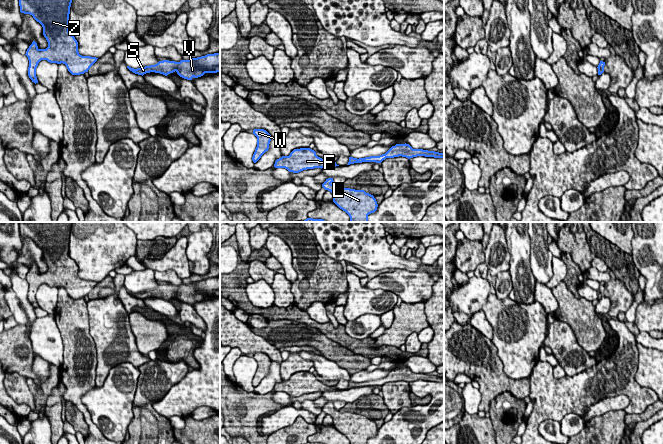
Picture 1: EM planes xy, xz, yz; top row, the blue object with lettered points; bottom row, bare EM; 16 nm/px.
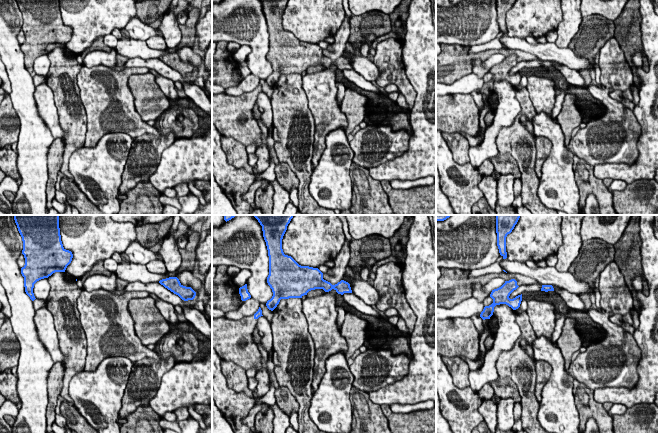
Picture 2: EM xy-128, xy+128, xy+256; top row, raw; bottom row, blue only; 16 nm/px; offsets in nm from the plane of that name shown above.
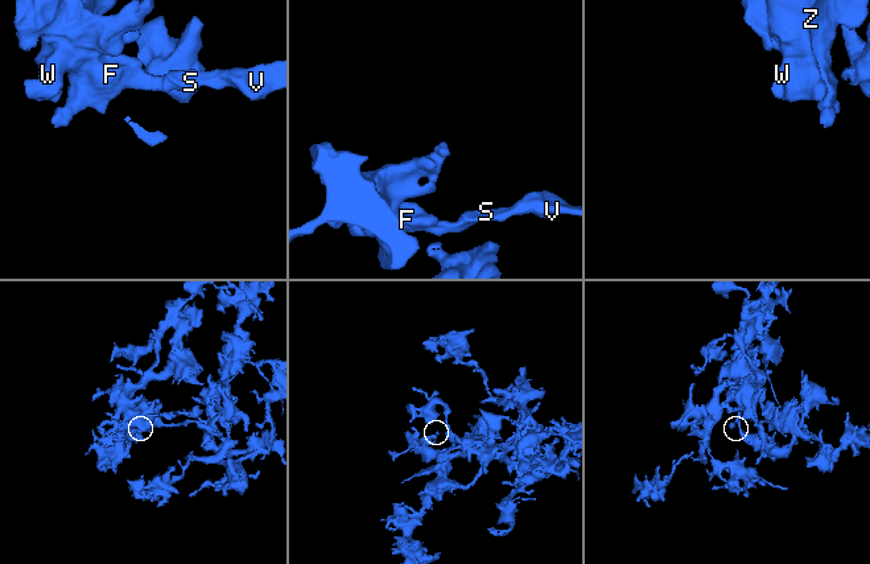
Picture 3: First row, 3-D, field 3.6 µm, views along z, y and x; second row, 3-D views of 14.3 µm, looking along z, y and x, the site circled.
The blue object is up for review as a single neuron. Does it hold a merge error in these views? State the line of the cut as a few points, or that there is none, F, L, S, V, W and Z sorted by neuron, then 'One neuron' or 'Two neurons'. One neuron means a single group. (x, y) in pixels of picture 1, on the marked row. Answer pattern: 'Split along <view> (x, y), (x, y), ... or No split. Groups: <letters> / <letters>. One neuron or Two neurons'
No split. Groups: F L S V W Z. One neuron

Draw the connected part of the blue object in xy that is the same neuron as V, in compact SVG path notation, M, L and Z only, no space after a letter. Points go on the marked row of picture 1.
M220 53L207 54L205 56L191 58L189 60L181 60L180 62L163 60L155 65L145 66L141 68L127 68L135 74L144 75L146 73L155 72L167 76L170 73L177 74L187 80L198 78L205 73L220 72Z

